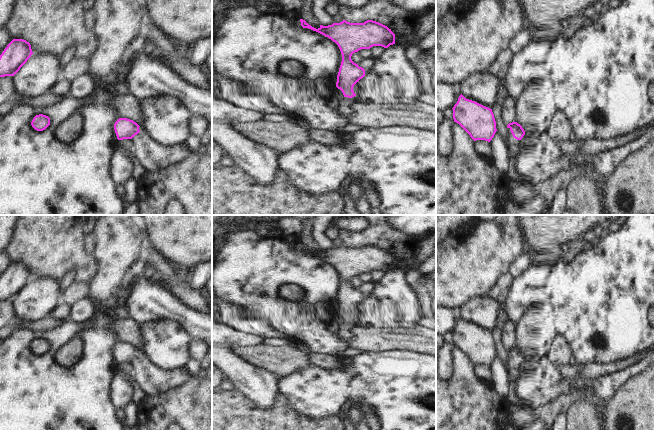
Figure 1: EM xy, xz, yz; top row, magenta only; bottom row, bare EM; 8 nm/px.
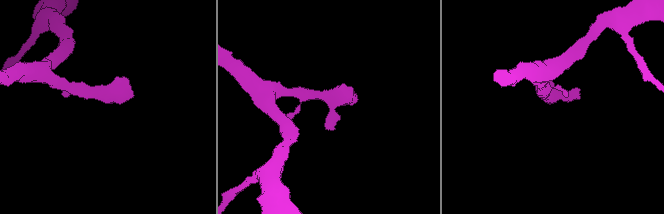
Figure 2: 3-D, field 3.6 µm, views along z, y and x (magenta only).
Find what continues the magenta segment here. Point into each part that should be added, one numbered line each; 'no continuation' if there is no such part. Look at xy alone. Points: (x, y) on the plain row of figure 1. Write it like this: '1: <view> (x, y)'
1: xy (153, 380)

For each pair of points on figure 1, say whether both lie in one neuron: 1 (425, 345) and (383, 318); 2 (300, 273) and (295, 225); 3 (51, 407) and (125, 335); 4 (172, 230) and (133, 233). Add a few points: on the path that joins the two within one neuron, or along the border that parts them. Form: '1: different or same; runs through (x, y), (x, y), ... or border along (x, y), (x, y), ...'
1: different; border along (420, 325), (408, 328), (373, 327)
2: different; border along (279, 229), (287, 235), (294, 235), (297, 238)
3: different; border along (118, 319), (113, 325), (113, 332), (120, 341)
4: different; border along (146, 238), (148, 241)

